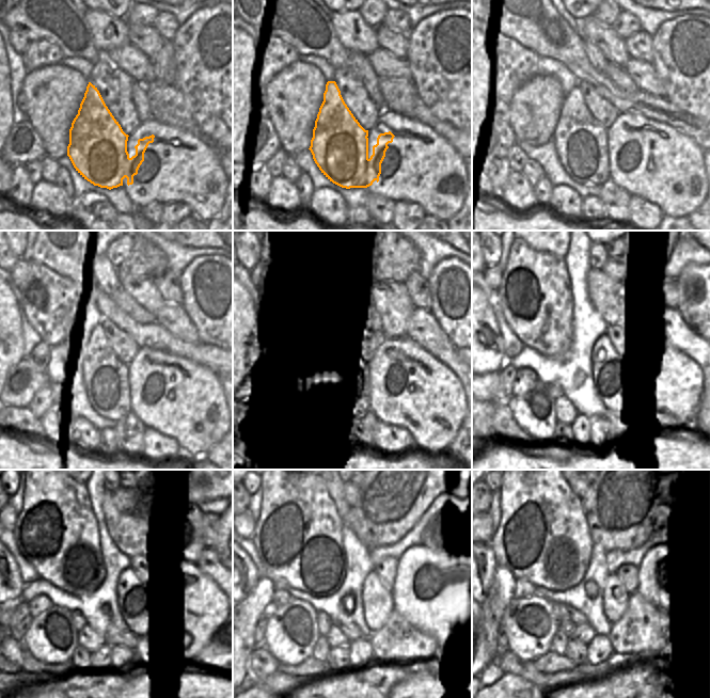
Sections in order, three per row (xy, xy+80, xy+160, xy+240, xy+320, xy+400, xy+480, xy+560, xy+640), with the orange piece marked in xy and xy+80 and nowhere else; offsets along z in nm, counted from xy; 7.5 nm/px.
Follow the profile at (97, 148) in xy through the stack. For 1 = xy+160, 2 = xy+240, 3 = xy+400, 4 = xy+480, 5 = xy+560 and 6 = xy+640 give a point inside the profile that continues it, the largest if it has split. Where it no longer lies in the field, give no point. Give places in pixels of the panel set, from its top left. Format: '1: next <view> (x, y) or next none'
1: next xy+160 (581, 142)
2: next xy+240 (112, 389)
3: next xy+400 (610, 386)
4: next xy+480 (135, 599)
5: next xy+560 (378, 603)
6: next xy+640 (615, 595)

